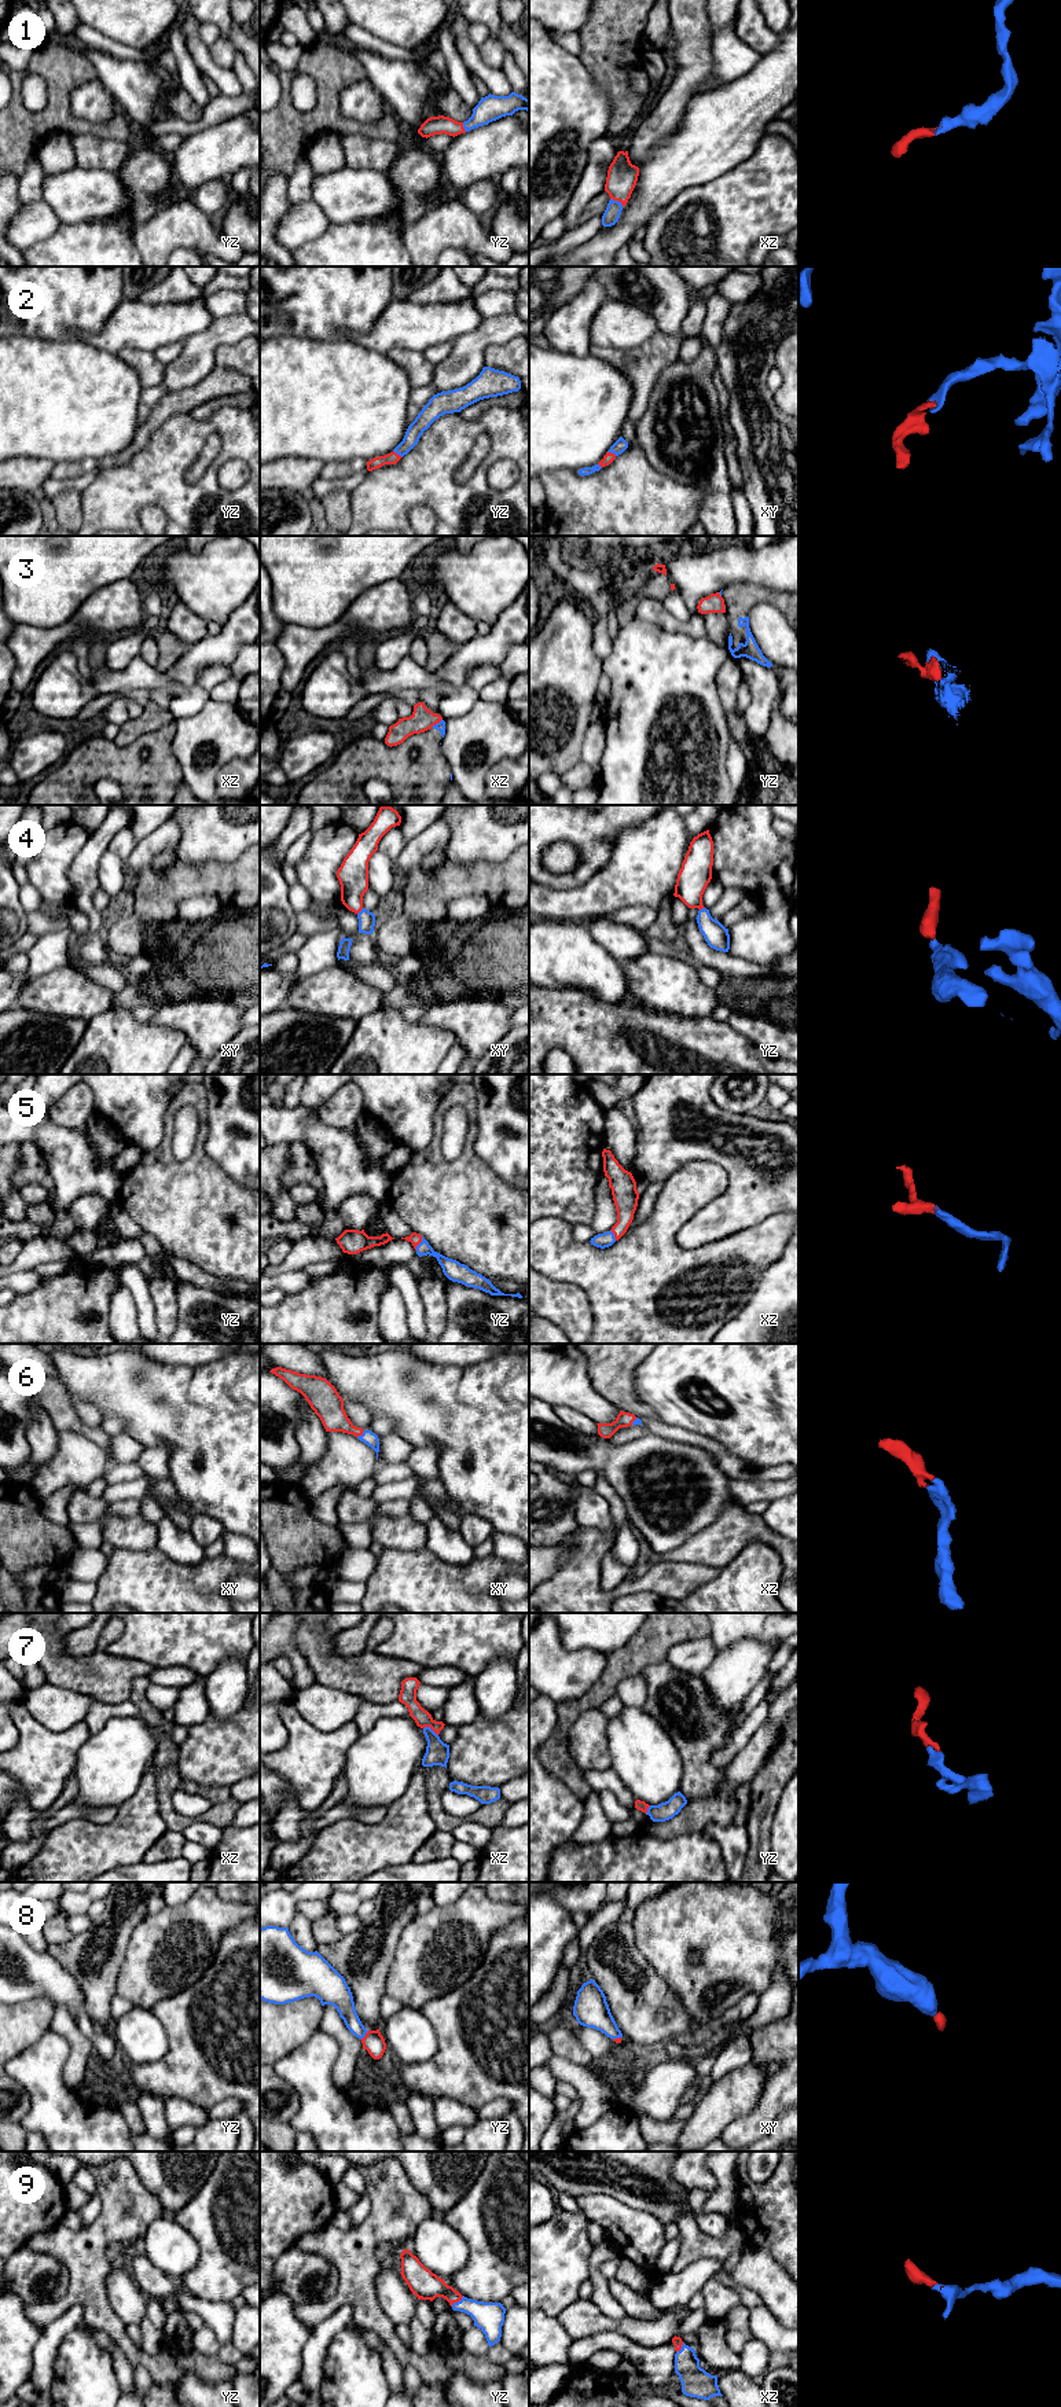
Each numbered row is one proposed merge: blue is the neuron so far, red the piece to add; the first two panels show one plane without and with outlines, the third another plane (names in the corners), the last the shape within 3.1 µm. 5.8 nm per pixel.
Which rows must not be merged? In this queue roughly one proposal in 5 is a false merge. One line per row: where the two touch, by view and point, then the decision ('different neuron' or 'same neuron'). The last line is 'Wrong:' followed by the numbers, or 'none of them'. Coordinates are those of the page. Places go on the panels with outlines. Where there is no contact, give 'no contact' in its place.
1: contact xz (617, 201); same neuron
2: contact yz (397, 454); same neuron
3: contact xz (437, 723); different neuron
4: contact xy (360, 911); same neuron
5: contact yz (419, 1244); same neuron
6: contact xy (362, 1434); same neuron
7: contact xz (430, 1729); same neuron
8: contact yz (364, 2035); same neuron
9: contact yz (458, 2301); same neuron
Wrong: 3

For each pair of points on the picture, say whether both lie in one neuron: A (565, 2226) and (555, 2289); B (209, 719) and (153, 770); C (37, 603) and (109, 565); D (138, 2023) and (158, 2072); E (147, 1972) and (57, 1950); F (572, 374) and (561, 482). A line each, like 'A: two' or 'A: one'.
A: one
B: two
C: one
D: two
E: two
F: two

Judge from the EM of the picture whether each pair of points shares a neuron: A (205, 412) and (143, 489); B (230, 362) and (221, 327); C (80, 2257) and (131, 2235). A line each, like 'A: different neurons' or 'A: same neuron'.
A: different neurons
B: different neurons
C: same neuron

